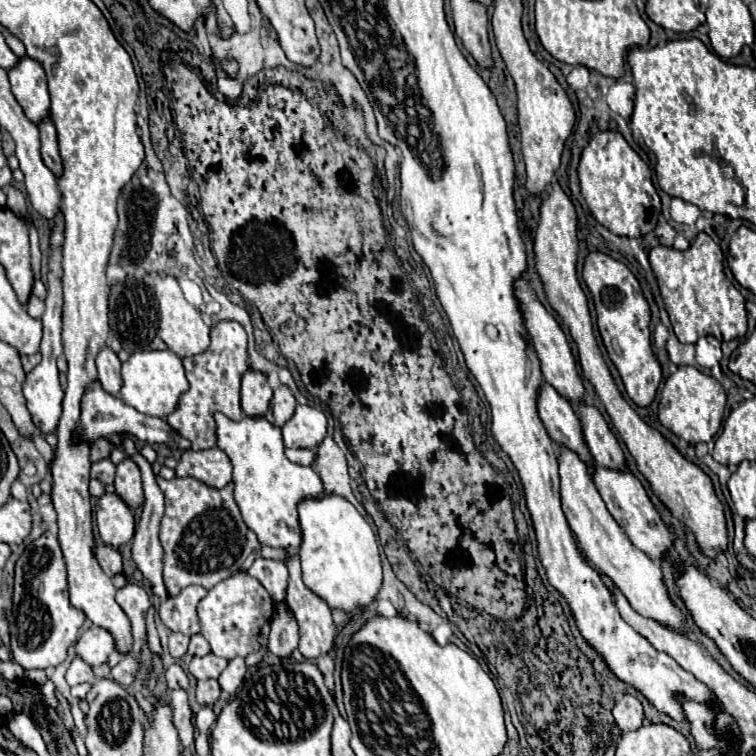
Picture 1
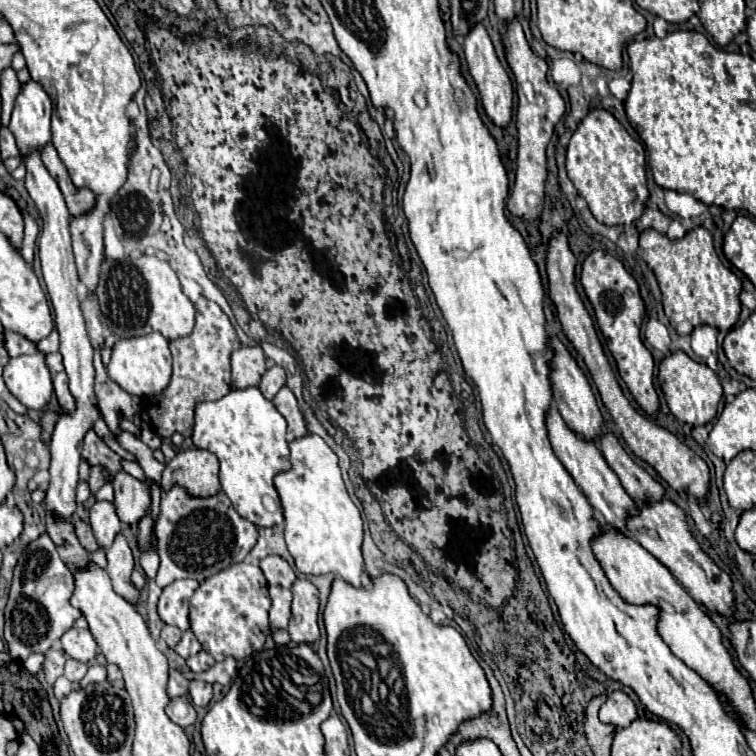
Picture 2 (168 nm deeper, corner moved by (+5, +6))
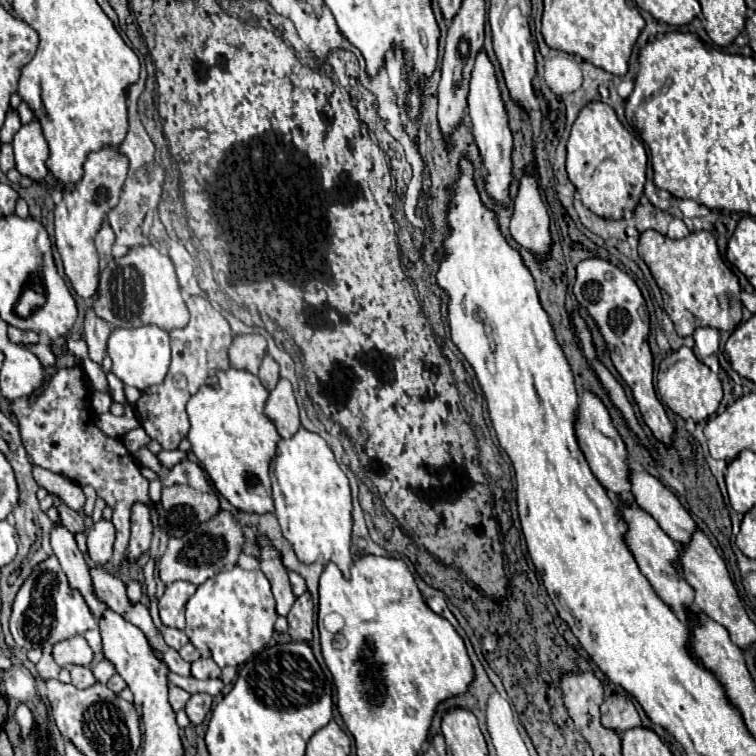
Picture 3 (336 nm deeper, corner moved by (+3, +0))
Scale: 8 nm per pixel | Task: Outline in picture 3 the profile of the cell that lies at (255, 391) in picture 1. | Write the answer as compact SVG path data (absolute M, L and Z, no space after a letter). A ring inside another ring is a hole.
M260 334L236 336L230 346L230 366L258 374L258 368L266 356L266 340Z

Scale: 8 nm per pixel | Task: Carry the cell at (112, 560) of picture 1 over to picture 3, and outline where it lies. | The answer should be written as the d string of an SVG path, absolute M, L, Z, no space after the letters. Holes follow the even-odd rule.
M60 504L58 506L58 514L62 516L62 522L66 524L66 528L72 532L72 534L82 534L84 532L84 518L74 512L72 508L68 508L66 504Z

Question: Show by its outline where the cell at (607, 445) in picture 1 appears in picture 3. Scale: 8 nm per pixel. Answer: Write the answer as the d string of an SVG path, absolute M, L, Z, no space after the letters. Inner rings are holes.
M630 470L628 480L636 504L646 510L674 542L690 540L690 532L694 532L696 524L674 492L648 472Z

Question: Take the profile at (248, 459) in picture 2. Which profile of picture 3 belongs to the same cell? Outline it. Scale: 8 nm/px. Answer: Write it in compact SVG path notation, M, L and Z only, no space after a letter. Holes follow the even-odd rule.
M228 368L226 372L218 372L218 388L202 386L188 400L188 416L190 416L190 434L188 440L192 444L192 452L196 454L200 466L208 472L214 488L236 508L248 514L272 514L274 500L270 492L270 462L276 454L278 442L282 440L276 424L264 414L264 406L268 400L268 390L262 388L260 380L244 370Z

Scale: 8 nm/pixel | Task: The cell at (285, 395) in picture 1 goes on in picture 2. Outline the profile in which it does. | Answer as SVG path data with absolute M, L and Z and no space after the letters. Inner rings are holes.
M272 364L266 372L264 372L264 376L262 376L262 382L260 382L260 392L268 398L268 400L272 400L274 396L276 396L276 392L282 388L286 384L286 374L284 374L284 368L282 366L278 366L278 364Z

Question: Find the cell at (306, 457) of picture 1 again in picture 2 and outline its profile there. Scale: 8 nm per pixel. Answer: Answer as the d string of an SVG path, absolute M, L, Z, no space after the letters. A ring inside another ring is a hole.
M306 434L290 442L292 468L274 478L282 512L286 546L304 574L334 574L352 586L360 586L362 566L362 516L350 500L340 476L338 456L316 434Z

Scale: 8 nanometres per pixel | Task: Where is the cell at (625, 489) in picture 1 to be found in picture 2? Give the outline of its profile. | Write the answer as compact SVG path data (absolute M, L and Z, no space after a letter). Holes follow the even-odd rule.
M660 500L650 506L640 506L640 516L628 520L628 532L644 546L656 560L660 560L672 576L688 590L688 594L702 604L708 612L718 616L734 614L734 590L730 576L718 568L712 558L702 550L700 542L692 536L686 522L686 512L670 500Z

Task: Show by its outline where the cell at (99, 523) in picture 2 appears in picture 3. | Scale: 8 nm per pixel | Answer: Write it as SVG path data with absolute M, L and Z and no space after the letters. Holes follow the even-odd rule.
M110 520L96 522L88 536L88 556L94 560L94 564L104 566L112 558L112 544L114 544L114 524Z

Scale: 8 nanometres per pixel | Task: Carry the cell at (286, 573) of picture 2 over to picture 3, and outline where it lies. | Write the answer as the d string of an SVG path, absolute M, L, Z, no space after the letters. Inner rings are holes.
M288 572L288 576L290 576L290 584L292 584L294 596L302 596L302 594L306 592L306 582L304 582L304 578L302 578L300 574L296 574L296 572Z

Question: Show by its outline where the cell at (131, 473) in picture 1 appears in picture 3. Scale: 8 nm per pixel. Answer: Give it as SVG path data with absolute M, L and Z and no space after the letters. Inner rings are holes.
M136 502L132 506L132 534L130 534L130 546L128 546L128 558L136 560L142 552L148 552L154 526L150 520L150 508L152 504Z

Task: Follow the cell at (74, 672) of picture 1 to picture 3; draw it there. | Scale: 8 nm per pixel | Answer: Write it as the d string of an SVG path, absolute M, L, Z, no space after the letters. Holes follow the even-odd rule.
M70 666L70 676L72 676L72 684L76 688L88 688L88 686L96 684L92 670L86 666Z

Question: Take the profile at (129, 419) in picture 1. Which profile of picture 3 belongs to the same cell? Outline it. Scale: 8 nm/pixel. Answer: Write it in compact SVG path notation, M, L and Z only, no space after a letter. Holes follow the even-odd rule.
M58 520L58 522L52 524L50 544L52 544L52 552L60 560L60 566L64 570L64 574L70 580L70 586L78 588L82 592L86 604L94 612L94 616L100 616L106 610L106 604L100 602L100 600L96 600L96 596L92 594L92 582L90 582L86 558L78 550L74 534L66 530L66 526L62 524L62 520Z

